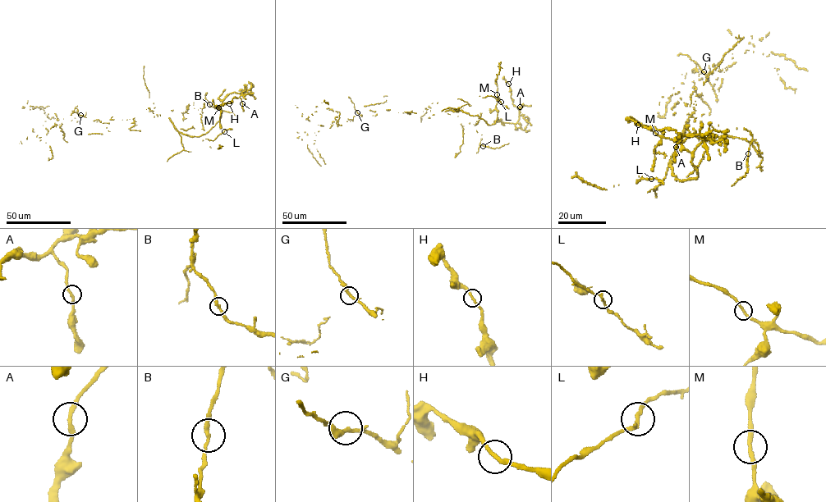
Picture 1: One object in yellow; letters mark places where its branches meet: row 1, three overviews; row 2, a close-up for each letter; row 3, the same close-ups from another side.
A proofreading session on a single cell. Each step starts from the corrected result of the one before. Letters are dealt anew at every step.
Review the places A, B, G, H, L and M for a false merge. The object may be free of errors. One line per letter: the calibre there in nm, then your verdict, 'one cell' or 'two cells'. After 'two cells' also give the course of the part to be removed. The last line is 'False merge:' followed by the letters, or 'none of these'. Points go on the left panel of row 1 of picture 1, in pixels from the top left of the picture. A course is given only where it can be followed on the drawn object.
A: 240 nm | one cell
B: 220 nm | one cell
G: 240 nm | one cell
H: 200 nm | one cell
L: 220 nm | one cell
M: 220 nm | one cell
False merge: none of these

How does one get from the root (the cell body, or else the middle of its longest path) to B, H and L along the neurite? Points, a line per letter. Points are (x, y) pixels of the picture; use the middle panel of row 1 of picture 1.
B: (433, 115), (450, 110), (478, 116), (481, 119), (477, 124), (469, 124), (474, 125), (483, 146)
H: (433, 115), (462, 111), (489, 125), (497, 116), (516, 123), (519, 109), (513, 104), (508, 84)
L: (433, 115), (449, 110), (462, 111), (477, 116), (489, 125), (497, 119), (497, 98), (497, 101), (501, 102)

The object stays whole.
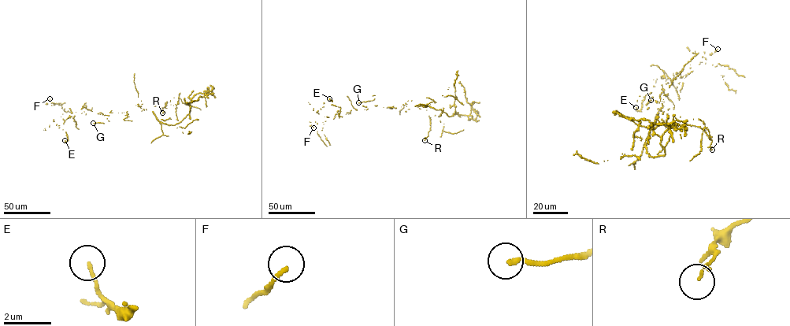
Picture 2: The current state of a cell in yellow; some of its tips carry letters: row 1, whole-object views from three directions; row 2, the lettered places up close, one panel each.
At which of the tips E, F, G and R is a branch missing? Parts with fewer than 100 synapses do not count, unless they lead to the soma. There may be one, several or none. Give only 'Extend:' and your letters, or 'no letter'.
Extend: no letter

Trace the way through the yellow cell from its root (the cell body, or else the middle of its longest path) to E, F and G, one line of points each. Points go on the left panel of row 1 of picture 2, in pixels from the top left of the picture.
E: (143, 109), (136, 105), (126, 112), (97, 113), (84, 104), (81, 113), (66, 119), (68, 139), (64, 140)
F: (143, 109), (97, 113), (84, 104), (82, 112), (71, 112), (46, 103), (50, 98)
G: (143, 109), (136, 105), (126, 112), (109, 112), (103, 123), (93, 123)

